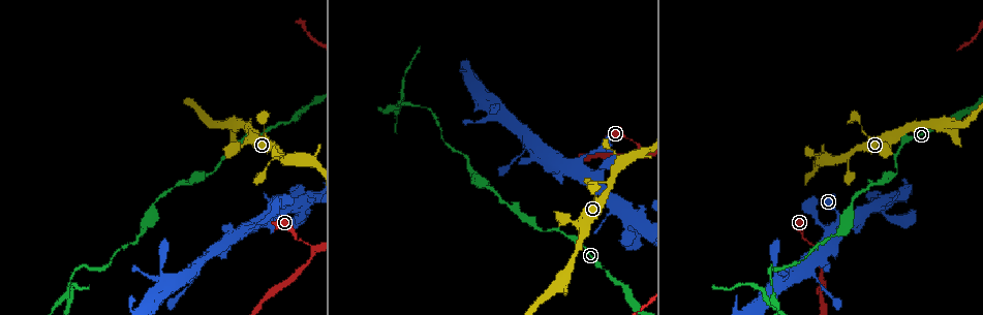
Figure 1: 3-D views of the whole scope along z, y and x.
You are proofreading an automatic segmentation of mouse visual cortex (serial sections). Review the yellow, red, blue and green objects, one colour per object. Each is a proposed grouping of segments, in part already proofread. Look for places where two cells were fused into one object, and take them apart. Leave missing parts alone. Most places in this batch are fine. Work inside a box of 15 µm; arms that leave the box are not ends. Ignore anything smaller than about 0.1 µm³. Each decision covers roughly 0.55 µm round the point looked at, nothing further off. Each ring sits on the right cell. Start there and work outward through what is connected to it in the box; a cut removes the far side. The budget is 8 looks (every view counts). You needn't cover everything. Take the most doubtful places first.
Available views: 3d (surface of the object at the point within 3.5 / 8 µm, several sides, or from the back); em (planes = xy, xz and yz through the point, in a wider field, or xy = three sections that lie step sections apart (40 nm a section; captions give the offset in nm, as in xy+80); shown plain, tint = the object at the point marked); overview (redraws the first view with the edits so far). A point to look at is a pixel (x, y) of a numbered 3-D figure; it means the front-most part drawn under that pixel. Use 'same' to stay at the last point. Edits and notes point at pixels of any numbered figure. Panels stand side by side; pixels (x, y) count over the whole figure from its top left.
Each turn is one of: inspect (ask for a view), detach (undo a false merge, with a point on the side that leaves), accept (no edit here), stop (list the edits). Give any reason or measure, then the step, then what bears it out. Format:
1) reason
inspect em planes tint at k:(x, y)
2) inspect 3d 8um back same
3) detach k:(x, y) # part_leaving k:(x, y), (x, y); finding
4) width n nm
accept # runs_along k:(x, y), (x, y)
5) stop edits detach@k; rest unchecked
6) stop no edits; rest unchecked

a fork
inspect 3d 8um back at 1:(395, 107)

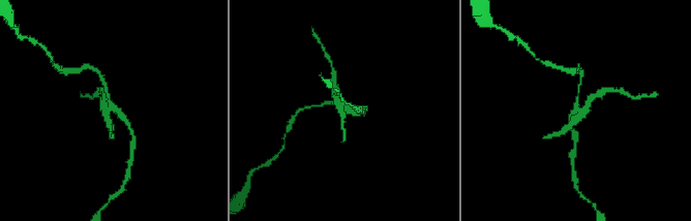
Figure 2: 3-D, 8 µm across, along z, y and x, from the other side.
inspect 3d 3.5um at 2:(345, 106)

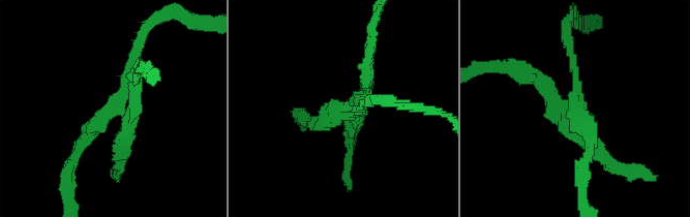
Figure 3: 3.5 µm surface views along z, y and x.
inspect em xy step 5 tint at 3:(348, 113)

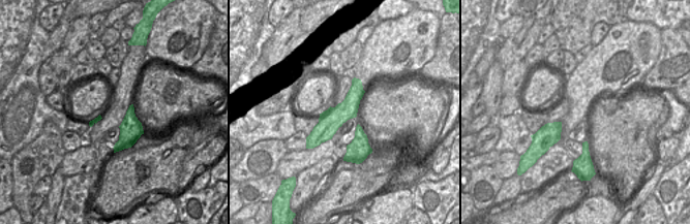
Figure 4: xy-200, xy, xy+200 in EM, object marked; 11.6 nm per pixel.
detach 3:(543, 84) # part_leaving 3:(565, 118), (546, 83), (501, 70); two cells meet here

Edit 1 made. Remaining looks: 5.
inspect overview

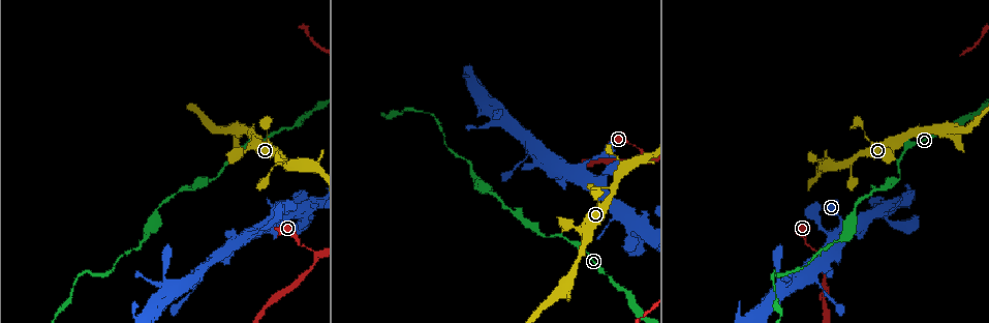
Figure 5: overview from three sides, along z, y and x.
two arms in line, one across
inspect 3d 3.5um at 5:(311, 249)

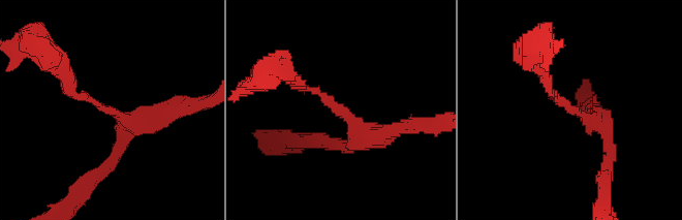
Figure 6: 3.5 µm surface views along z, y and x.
shape alone is not enough
inspect em xy step 5 tint at 6:(342, 116)

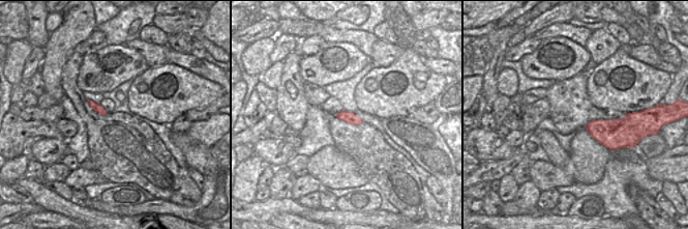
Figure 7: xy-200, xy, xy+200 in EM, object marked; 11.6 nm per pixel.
inspect em xy step 3 tint same

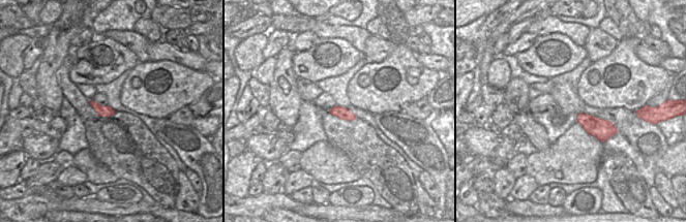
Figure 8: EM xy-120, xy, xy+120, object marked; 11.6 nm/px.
width 140 nm
accept # runs_along 6:(546, 80), (569, 108), (605, 127), (610, 156); one cell here

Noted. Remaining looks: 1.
stop edits detach@3; rest unchecked

